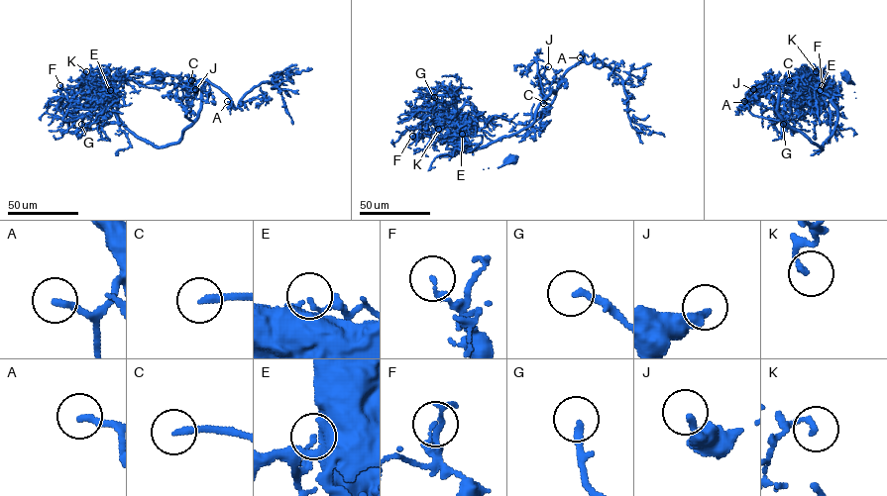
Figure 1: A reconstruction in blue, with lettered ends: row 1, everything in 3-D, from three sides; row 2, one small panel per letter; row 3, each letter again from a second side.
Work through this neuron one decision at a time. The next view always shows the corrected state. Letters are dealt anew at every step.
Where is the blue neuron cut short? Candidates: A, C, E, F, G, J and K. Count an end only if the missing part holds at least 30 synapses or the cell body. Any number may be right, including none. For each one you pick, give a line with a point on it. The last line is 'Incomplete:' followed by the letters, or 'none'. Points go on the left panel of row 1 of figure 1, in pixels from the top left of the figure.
A: place (227, 101)
C: place (191, 80)
E: place (110, 90)
Incomplete: A, C, E

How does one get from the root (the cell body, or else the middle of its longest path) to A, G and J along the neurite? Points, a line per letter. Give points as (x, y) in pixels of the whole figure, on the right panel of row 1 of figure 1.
A: (844, 77), (813, 88), (789, 80), (768, 80), (756, 85), (744, 101)
G: (844, 77), (813, 88), (779, 84), (780, 117), (822, 147), (837, 117), (824, 94), (795, 96), (783, 124)
J: (844, 77), (813, 88), (789, 80), (777, 82), (769, 79), (765, 87), (753, 89)

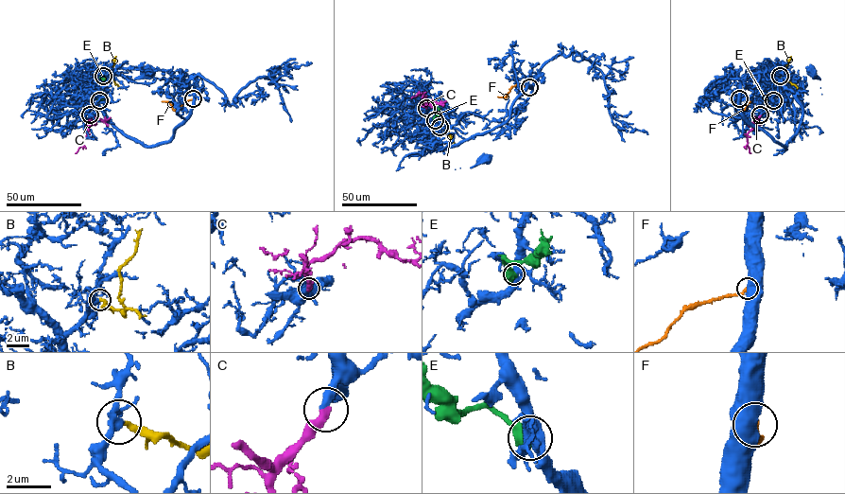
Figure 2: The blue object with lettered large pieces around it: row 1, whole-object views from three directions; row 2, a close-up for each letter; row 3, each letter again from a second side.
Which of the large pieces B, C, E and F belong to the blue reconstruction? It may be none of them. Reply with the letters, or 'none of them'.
C

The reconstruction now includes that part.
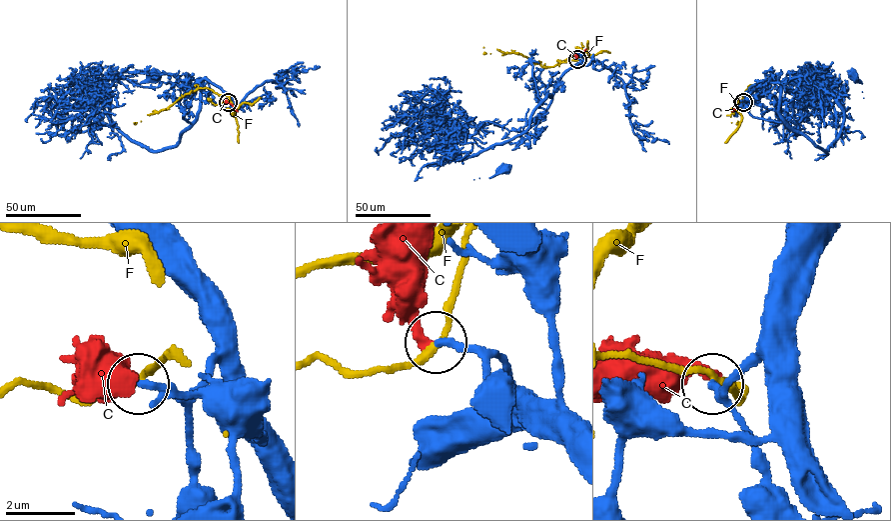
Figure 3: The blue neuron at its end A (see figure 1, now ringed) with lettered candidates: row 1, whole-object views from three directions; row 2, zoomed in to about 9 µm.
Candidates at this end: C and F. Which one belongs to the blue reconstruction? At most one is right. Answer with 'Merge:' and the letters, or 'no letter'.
Merge: no letter

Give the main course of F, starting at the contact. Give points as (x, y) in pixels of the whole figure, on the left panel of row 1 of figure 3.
F: (229, 102), (227, 96), (206, 88), (197, 88), (165, 109), (134, 122)

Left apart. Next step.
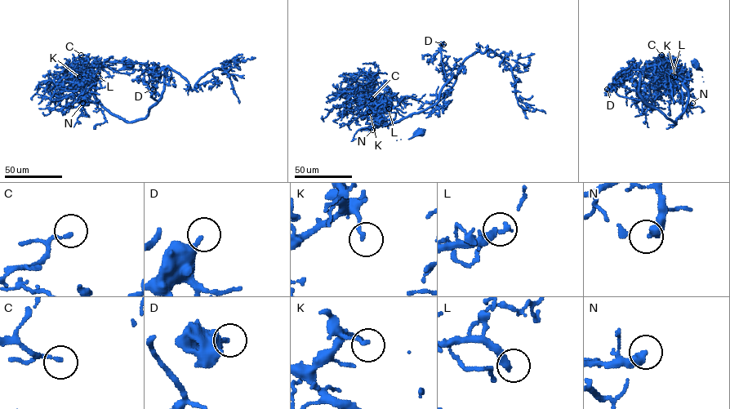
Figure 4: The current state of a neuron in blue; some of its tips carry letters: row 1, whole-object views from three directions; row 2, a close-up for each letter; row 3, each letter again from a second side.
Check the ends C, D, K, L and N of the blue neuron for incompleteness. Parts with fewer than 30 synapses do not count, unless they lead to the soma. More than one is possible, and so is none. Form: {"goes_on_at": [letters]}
{"goes_on_at": ["K", "L"]}

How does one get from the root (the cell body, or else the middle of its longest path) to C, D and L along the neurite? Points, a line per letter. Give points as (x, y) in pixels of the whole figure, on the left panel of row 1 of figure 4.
C: (131, 65), (166, 68), (160, 98), (127, 122), (100, 102), (91, 77), (78, 77), (73, 60), (81, 55)
D: (131, 65), (153, 74), (166, 68), (164, 90), (158, 100), (151, 96), (149, 91), (153, 89)
L: (131, 65), (153, 74), (166, 68), (163, 93), (144, 118), (112, 114), (95, 96), (91, 77), (98, 76)

